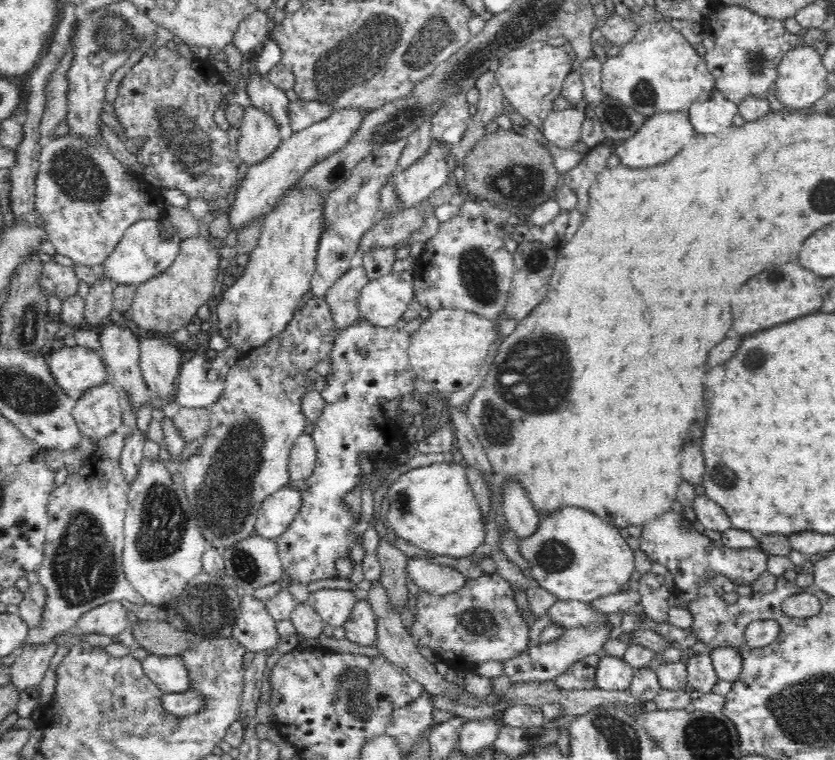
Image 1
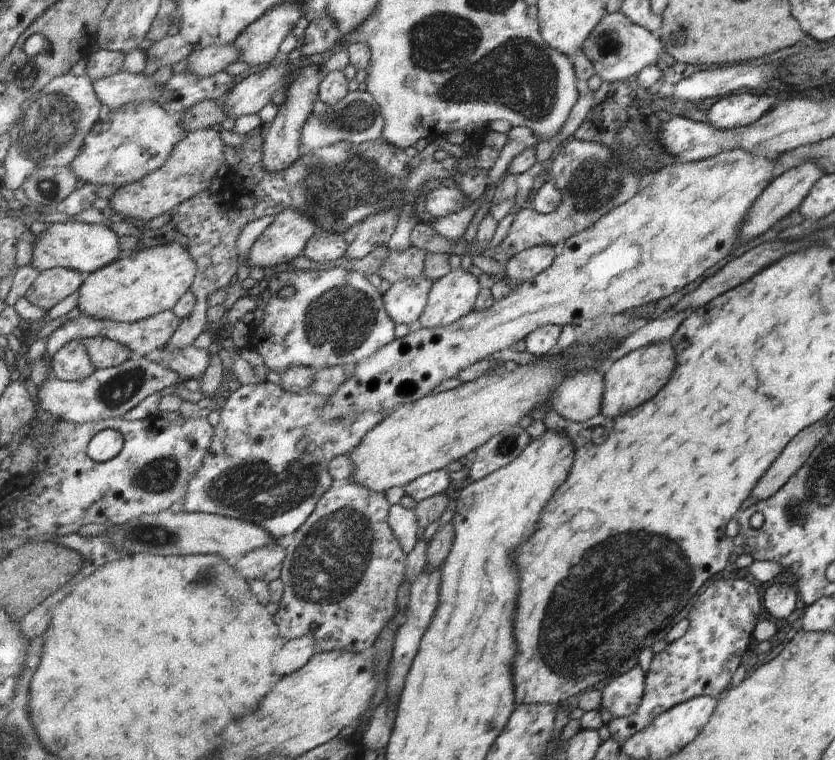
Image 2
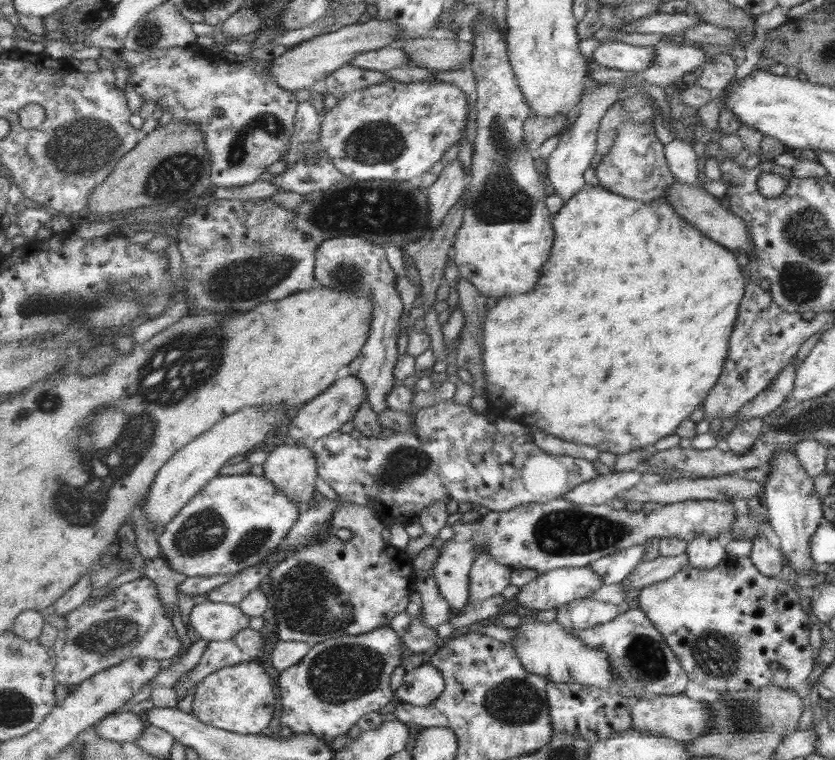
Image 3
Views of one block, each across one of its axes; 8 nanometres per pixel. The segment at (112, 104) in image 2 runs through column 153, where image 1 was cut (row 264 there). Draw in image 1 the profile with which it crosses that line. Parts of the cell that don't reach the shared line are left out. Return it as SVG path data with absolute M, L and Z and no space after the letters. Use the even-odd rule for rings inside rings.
M72 134L45 141L35 182L35 210L40 211L46 221L47 240L53 244L58 254L89 267L101 265L114 252L125 230L134 223L162 220L168 205L157 188L146 185L140 177L130 173L114 158L106 141L103 143L91 146L90 141Z

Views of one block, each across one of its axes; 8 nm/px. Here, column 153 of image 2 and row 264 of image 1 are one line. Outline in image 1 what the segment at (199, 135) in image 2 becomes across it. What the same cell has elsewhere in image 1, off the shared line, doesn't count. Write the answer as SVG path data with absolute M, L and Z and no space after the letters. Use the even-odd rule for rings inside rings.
M198 235L196 238L183 239L177 260L161 276L151 278L138 287L138 294L129 308L128 323L136 324L142 330L172 334L182 326L192 324L198 308L214 298L218 292L221 273L218 272L220 256L210 237Z

